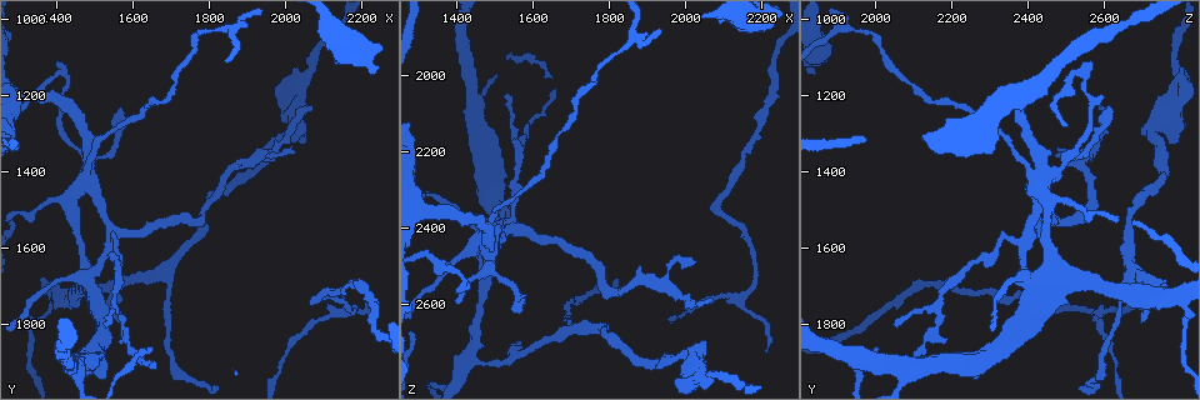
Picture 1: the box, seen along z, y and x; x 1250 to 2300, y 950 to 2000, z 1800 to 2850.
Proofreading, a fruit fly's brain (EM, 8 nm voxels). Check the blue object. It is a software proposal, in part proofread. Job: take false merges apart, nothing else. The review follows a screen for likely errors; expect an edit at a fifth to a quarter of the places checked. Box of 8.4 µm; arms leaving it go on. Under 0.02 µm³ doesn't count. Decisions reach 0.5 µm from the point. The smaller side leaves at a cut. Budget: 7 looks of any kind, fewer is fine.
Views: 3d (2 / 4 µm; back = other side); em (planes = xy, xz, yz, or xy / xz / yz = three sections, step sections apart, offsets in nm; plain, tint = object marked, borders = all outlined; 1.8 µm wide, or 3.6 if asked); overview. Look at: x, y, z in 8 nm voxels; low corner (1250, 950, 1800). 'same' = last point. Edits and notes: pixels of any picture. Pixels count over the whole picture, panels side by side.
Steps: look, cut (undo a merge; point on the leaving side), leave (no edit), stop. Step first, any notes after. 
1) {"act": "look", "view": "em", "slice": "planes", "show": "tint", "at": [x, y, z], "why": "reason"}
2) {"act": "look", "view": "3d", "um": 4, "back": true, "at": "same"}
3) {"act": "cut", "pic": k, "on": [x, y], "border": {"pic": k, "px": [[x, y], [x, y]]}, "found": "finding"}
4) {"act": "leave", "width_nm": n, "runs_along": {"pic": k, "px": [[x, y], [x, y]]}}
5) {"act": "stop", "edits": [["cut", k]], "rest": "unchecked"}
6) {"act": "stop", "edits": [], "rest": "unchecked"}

{"act": "look", "view": "em", "slice": "planes", "show": "tint", "at": [1475, 1430, 2430], "why": "four or more arms meet"}

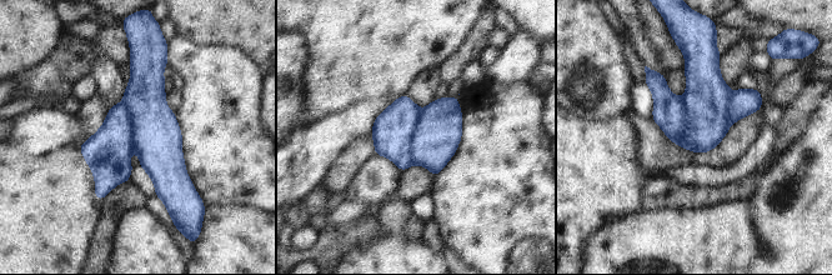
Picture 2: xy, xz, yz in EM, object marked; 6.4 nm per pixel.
{"act": "cut", "pic": 2, "on": [439, 130], "border": {"pic": 2, "px": [[421, 111], [410, 144], [411, 163]]}, "found": "a second cell is stuck on"}

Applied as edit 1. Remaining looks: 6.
{"act": "look", "view": "overview", "why": "see it whole again"}

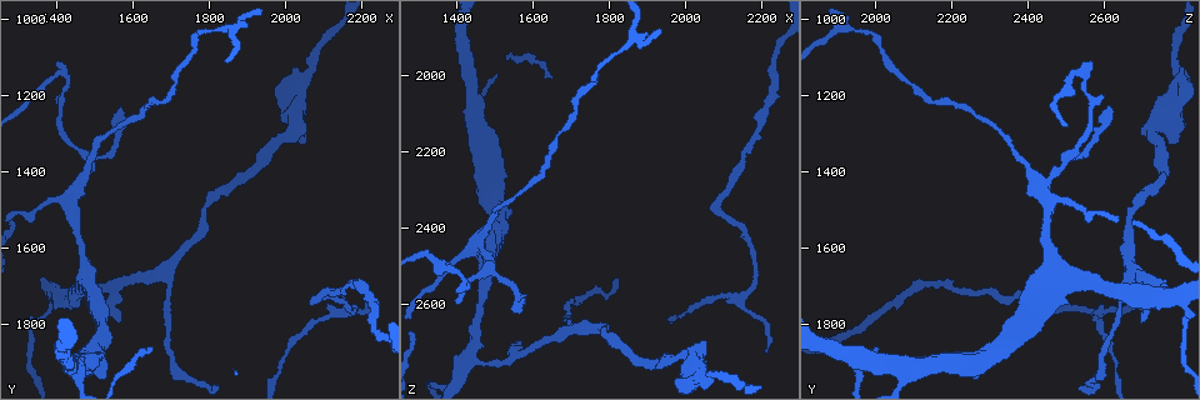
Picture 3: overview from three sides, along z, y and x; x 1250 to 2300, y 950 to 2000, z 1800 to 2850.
{"act": "look", "view": "3d", "um": 2, "at": [1445, 1725, 2695], "why": "three arms meet"}

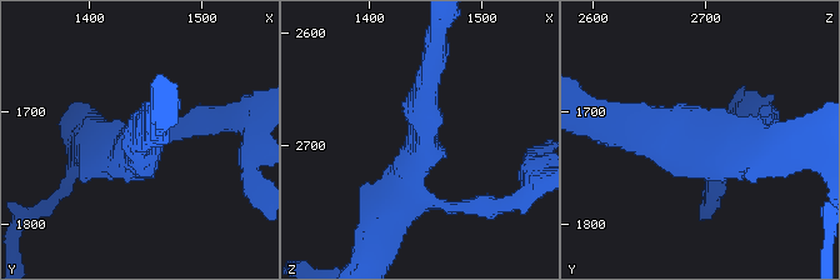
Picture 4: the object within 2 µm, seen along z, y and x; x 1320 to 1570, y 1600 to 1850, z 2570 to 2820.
{"act": "look", "view": "em", "slice": "xz", "step": 4, "show": "tint", "at": [1450, 1720, 2696], "arms": 3}

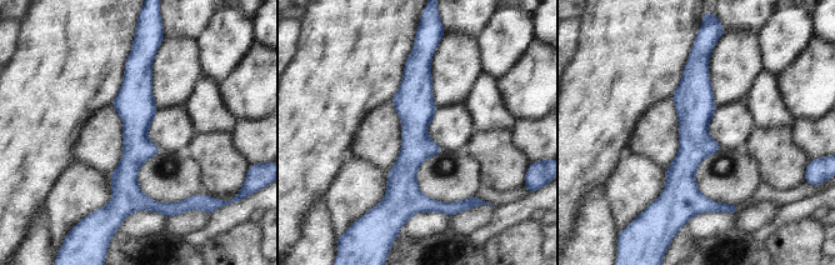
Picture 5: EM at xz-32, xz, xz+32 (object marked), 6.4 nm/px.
{"act": "leave", "found": "one cell here"}

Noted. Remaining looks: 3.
{"act": "look", "view": "3d", "um": 2, "at": [1440, 1910, 2090], "why": "sudden change in width"}

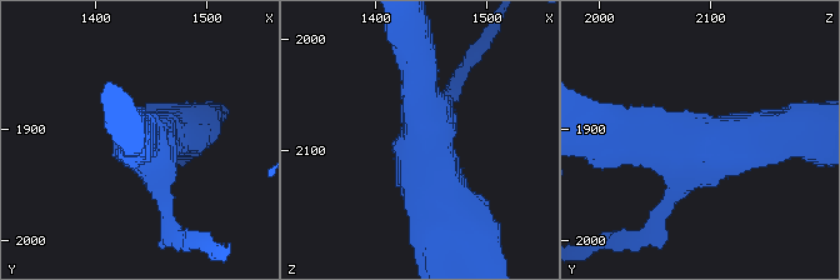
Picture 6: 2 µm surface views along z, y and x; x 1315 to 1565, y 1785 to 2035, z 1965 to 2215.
{"act": "look", "view": "em", "slice": "planes", "show": "tint", "at": [1442, 1914, 2086], "arms": 3}

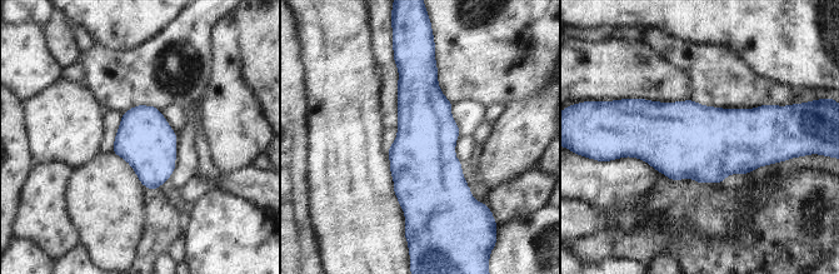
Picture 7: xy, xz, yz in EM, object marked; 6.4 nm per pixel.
{"act": "leave", "width_nm": 360, "found": "continuous, no second cell"}

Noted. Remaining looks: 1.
{"act": "stop", "edits": [["cut", 2]], "rest": "unchecked"}

